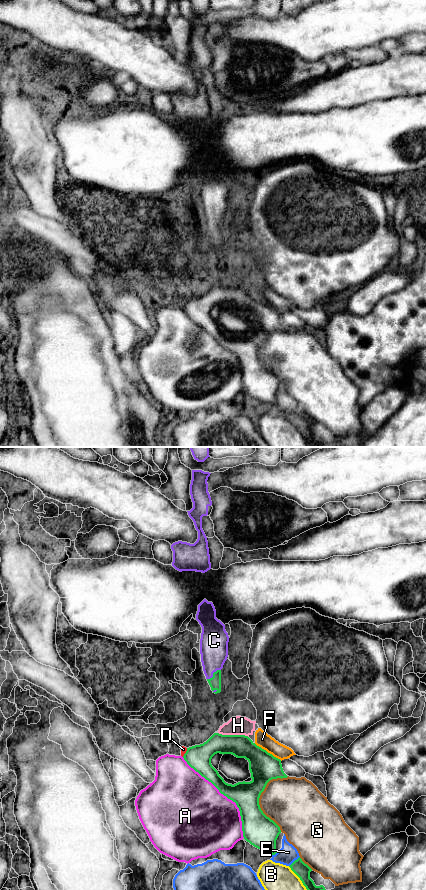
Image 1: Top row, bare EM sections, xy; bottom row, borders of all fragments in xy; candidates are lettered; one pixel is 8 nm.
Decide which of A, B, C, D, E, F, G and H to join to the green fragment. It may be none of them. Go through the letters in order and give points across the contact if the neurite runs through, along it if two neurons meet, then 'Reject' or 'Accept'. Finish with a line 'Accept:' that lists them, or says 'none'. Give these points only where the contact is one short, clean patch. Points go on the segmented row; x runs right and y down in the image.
A: Reject
B: Reject
C: Path across: xy (215, 682), (213, 674), (214, 643). Accept
D: Reject
E: Reject
F: Boundary: xy (254, 743), (281, 760). Reject
G: Reject
H: Boundary: xy (218, 732), (222, 734), (246, 735), (248, 737). Reject
Accept: C

